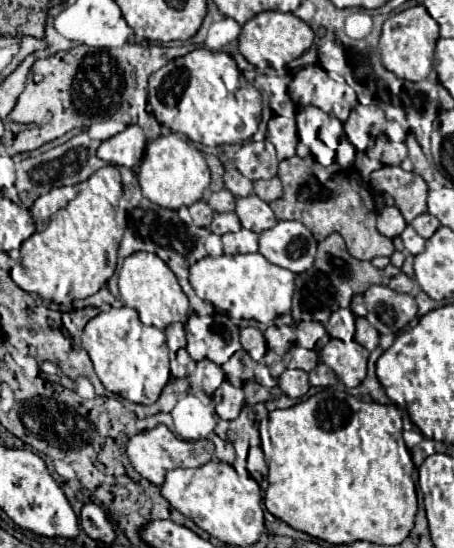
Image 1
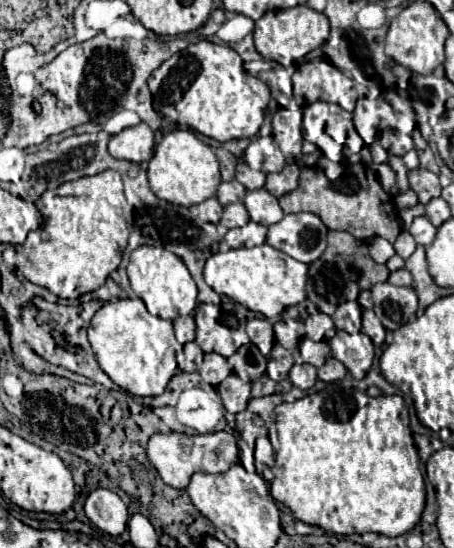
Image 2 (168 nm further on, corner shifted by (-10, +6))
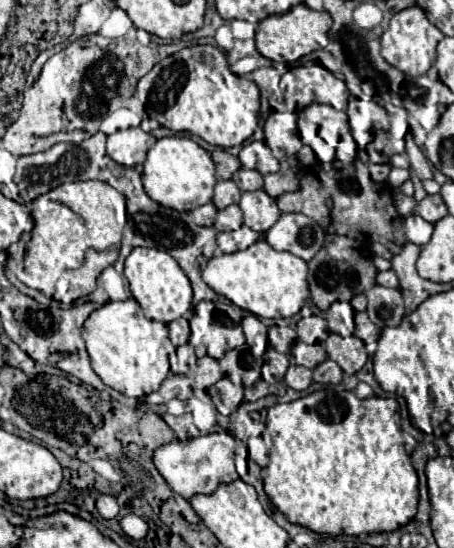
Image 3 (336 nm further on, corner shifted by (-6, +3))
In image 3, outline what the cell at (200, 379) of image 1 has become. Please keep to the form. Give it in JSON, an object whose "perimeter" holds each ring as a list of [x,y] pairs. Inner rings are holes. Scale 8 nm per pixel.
{"perimeter":[[[203,356],[197,360],[197,372],[195,372],[195,386],[201,390],[207,390],[217,380],[221,380],[223,374],[219,370],[219,362],[211,356]]]}

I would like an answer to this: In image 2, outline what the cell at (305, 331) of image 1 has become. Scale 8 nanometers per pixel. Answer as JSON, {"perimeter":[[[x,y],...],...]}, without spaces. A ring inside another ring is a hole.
{"perimeter":[[[313,313],[305,319],[305,331],[307,337],[313,341],[329,341],[335,335],[335,325],[329,315]]]}

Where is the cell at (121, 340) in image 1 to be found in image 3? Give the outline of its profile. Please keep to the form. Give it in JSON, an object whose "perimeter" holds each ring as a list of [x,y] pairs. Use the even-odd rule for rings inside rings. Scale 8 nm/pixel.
{"perimeter":[[[135,298],[121,302],[107,302],[97,308],[83,324],[83,340],[91,358],[95,374],[113,390],[141,398],[159,390],[161,382],[169,374],[169,356],[165,350],[167,326],[143,316]]]}

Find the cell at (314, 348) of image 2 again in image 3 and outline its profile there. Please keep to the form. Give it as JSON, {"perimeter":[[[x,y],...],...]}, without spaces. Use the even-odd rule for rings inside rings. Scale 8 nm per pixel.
{"perimeter":[[[297,340],[291,348],[292,363],[307,366],[307,368],[315,368],[317,364],[321,364],[327,358],[325,346],[323,344],[305,344],[301,340]]]}

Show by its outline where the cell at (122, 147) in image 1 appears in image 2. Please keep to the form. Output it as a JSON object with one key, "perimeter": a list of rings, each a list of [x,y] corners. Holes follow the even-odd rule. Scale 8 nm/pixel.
{"perimeter":[[[137,123],[121,133],[113,135],[109,141],[109,153],[115,159],[125,159],[131,163],[149,161],[155,149],[155,133],[147,123]]]}

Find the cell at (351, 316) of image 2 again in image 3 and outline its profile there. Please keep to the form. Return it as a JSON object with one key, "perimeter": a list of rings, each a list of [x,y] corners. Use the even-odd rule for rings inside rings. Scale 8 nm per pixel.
{"perimeter":[[[335,302],[325,312],[325,320],[329,324],[329,330],[339,334],[339,336],[351,336],[353,328],[355,328],[353,314],[355,314],[355,310],[351,308],[349,302]]]}

